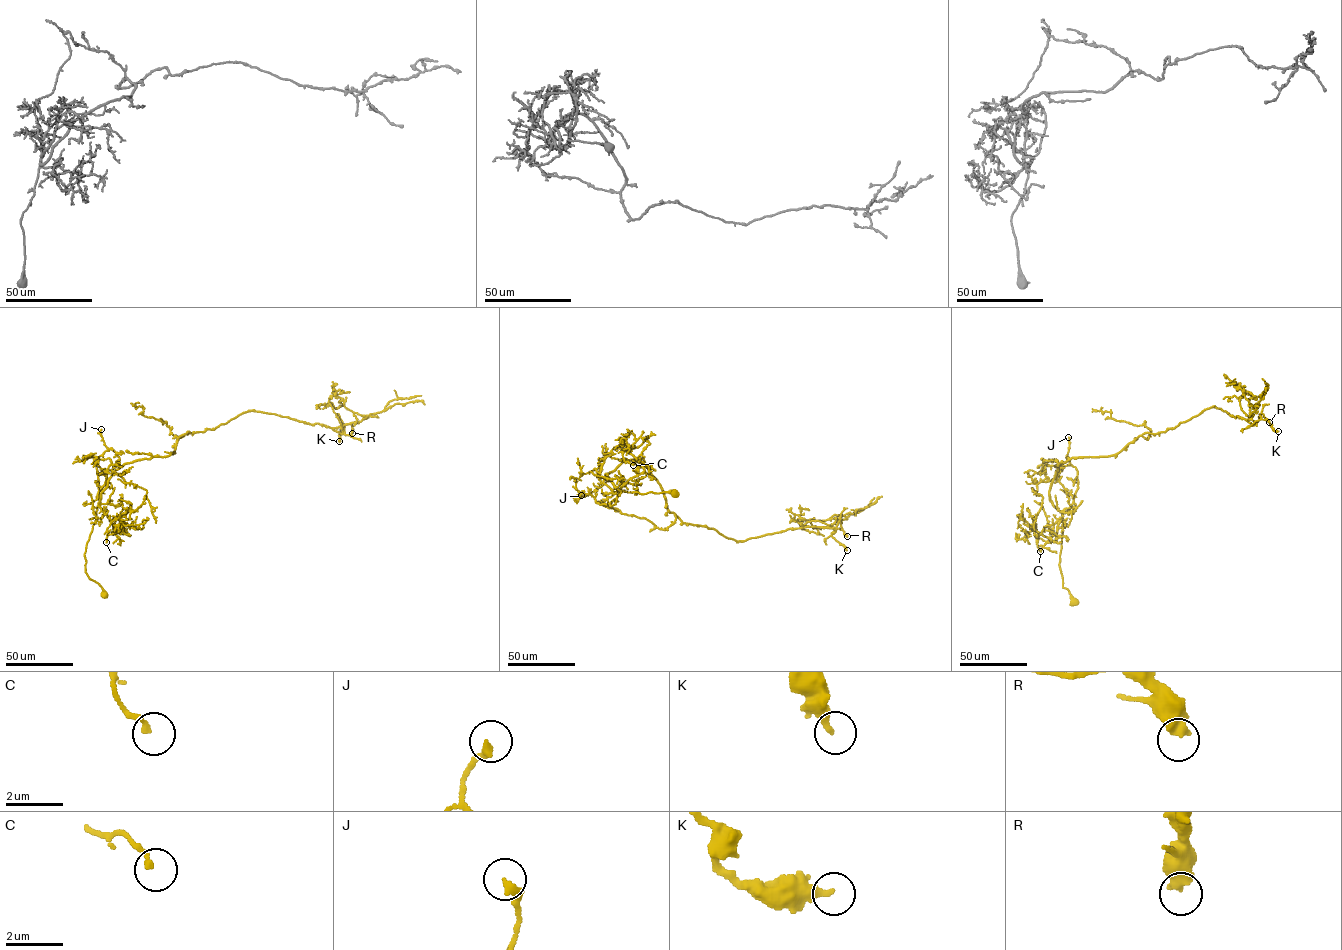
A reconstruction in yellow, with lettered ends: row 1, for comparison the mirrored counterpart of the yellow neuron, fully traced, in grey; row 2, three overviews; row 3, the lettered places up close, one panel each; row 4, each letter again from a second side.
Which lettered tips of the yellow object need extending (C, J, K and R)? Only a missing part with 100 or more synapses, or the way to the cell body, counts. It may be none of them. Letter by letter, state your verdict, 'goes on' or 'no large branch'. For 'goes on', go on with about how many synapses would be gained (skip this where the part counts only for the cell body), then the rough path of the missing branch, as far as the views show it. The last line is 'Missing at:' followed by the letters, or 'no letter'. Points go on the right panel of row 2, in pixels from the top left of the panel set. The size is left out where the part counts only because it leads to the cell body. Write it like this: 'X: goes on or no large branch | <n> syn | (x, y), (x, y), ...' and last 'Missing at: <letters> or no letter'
C: no large branch
J: no large branch
K: no large branch
R: no large branch
Missing at: no letter

